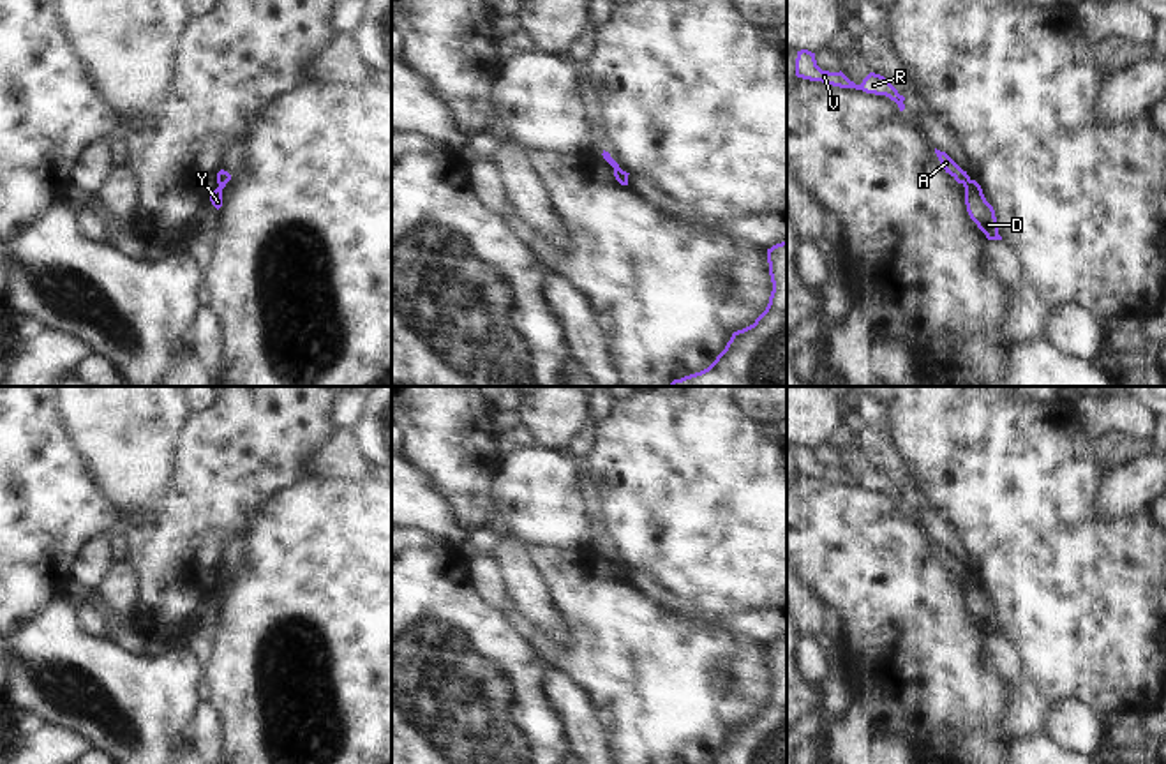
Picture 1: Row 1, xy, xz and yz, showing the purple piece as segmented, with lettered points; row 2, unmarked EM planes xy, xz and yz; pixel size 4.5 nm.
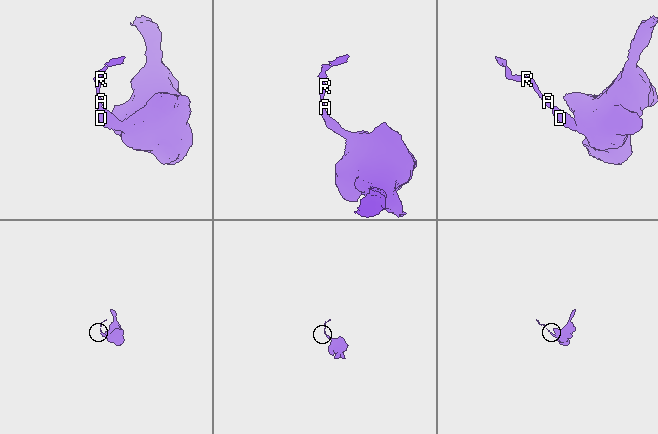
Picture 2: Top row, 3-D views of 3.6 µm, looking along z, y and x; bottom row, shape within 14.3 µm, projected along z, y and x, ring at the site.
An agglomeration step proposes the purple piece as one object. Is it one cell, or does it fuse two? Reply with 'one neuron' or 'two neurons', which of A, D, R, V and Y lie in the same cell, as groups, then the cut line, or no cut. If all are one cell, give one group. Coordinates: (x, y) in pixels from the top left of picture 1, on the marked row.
two neurons; groups A R V / D Y; cut yz (969, 179), (964, 184)

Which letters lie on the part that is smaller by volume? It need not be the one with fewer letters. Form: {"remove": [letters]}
{"remove": ["A", "R", "V"]}

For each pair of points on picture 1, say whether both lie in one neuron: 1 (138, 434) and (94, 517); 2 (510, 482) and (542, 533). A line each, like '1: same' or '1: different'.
1: different
2: same

